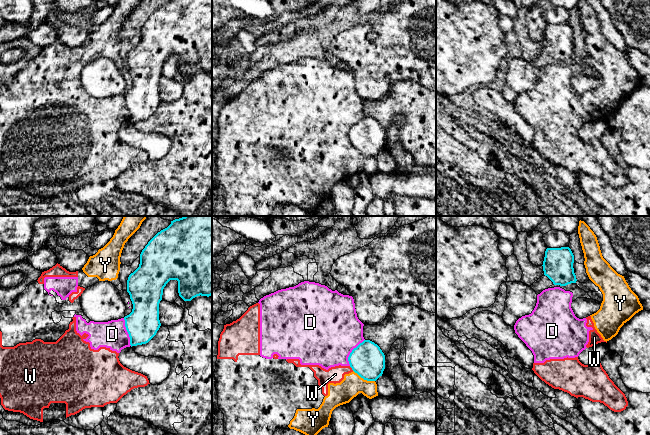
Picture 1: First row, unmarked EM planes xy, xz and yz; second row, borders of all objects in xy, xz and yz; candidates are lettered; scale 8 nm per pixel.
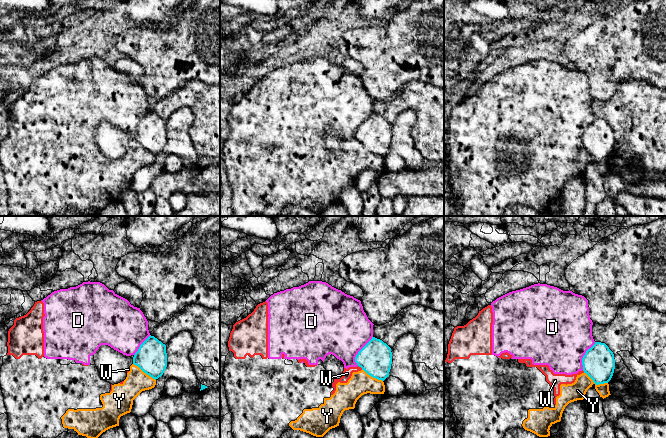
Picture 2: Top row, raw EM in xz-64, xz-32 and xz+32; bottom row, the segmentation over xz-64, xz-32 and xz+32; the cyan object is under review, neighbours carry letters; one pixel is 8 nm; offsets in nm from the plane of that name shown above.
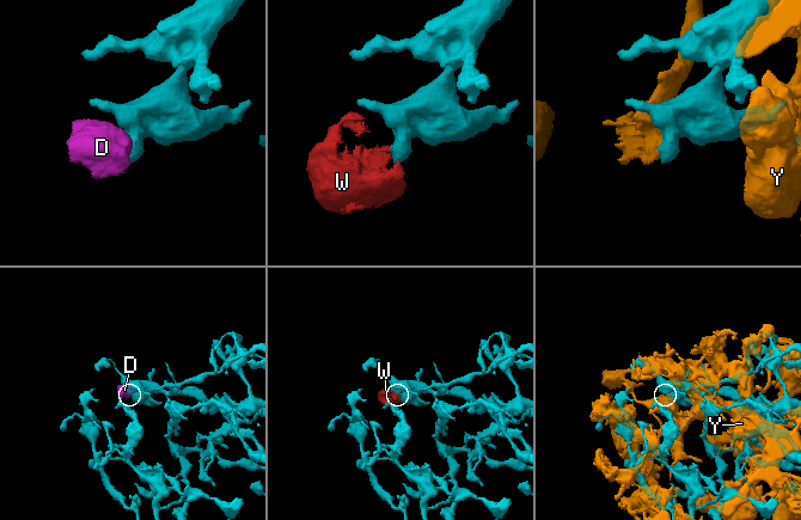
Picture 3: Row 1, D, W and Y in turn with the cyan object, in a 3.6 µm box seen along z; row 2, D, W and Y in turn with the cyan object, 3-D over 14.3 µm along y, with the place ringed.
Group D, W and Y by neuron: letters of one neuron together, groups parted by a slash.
D W Y

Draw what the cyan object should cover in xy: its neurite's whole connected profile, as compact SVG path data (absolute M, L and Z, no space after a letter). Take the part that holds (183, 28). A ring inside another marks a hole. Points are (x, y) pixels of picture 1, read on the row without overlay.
M170 0L142 26L139 43L127 56L133 85L124 96L131 123L148 119L159 106L159 79L170 56L178 57L178 69L184 77L212 71L212 0Z

